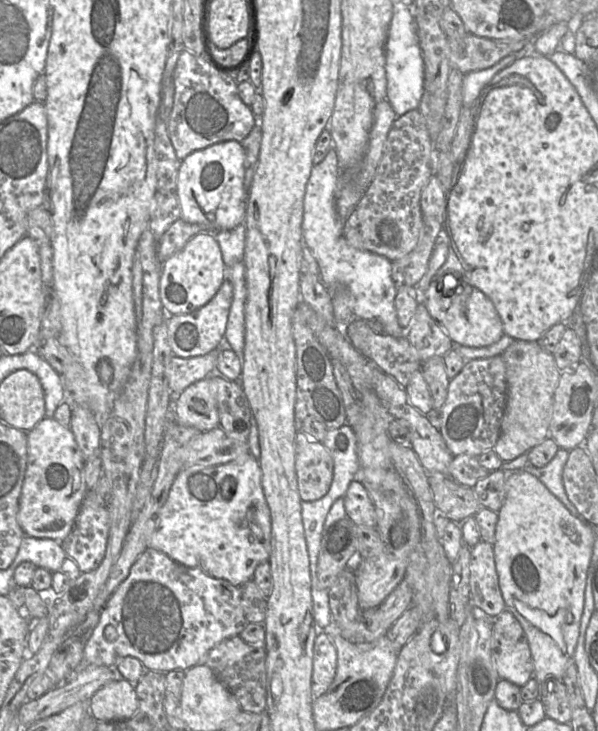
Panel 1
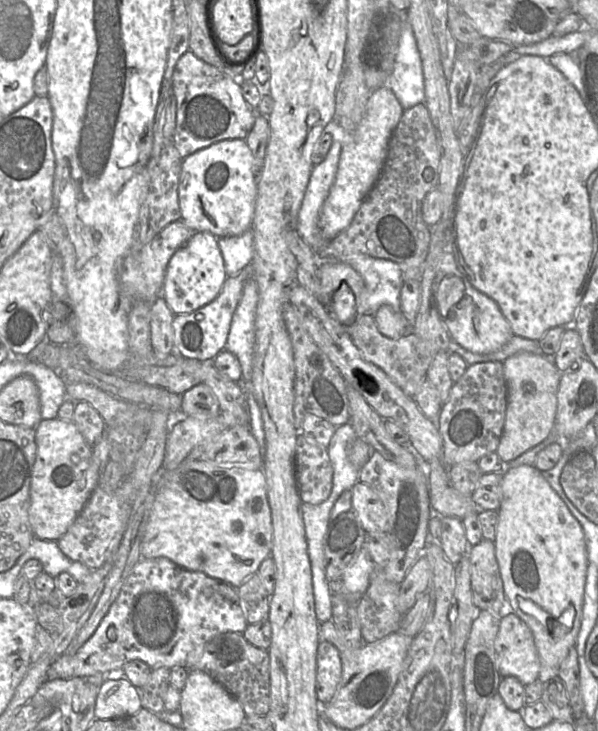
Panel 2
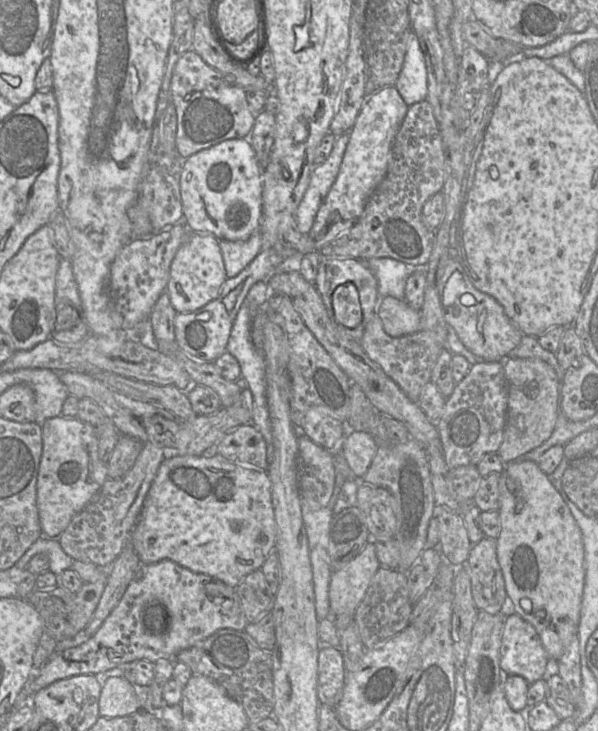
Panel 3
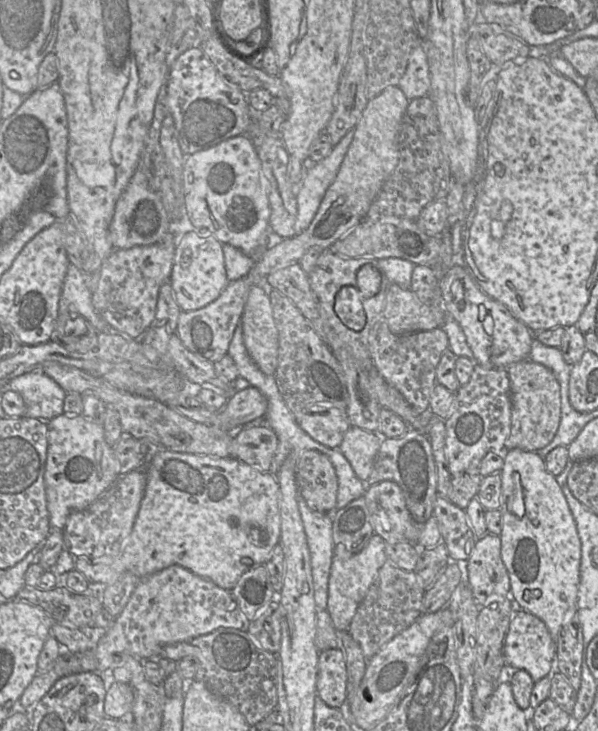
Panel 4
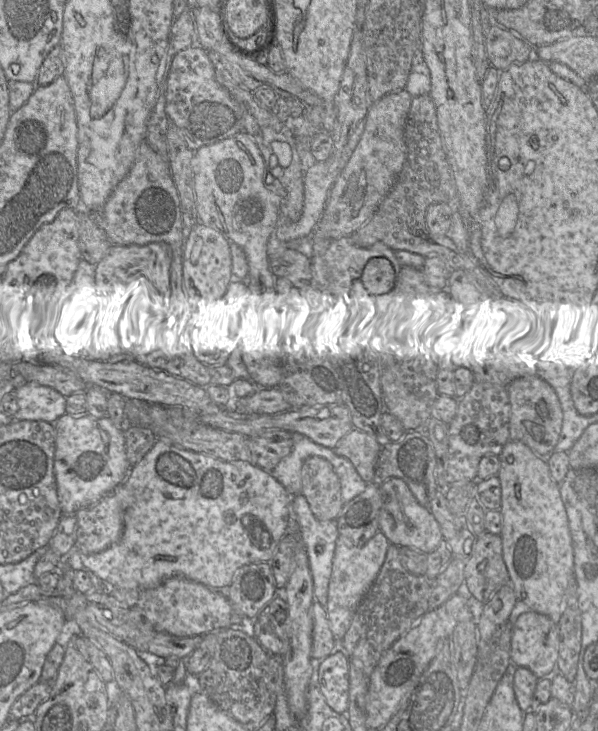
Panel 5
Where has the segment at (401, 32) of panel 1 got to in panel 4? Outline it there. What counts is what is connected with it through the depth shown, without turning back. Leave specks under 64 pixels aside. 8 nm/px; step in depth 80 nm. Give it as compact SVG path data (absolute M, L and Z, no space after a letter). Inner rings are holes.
M420 42L412 50L406 71L397 86L409 100L429 95L430 71Z

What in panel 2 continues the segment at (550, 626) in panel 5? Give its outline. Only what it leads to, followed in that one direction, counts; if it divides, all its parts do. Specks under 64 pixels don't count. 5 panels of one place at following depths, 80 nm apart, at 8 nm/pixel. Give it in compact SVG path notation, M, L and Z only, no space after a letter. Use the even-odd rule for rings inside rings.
M515 613L500 619L494 647L503 677L515 676L525 686L538 679L542 664L533 633Z

